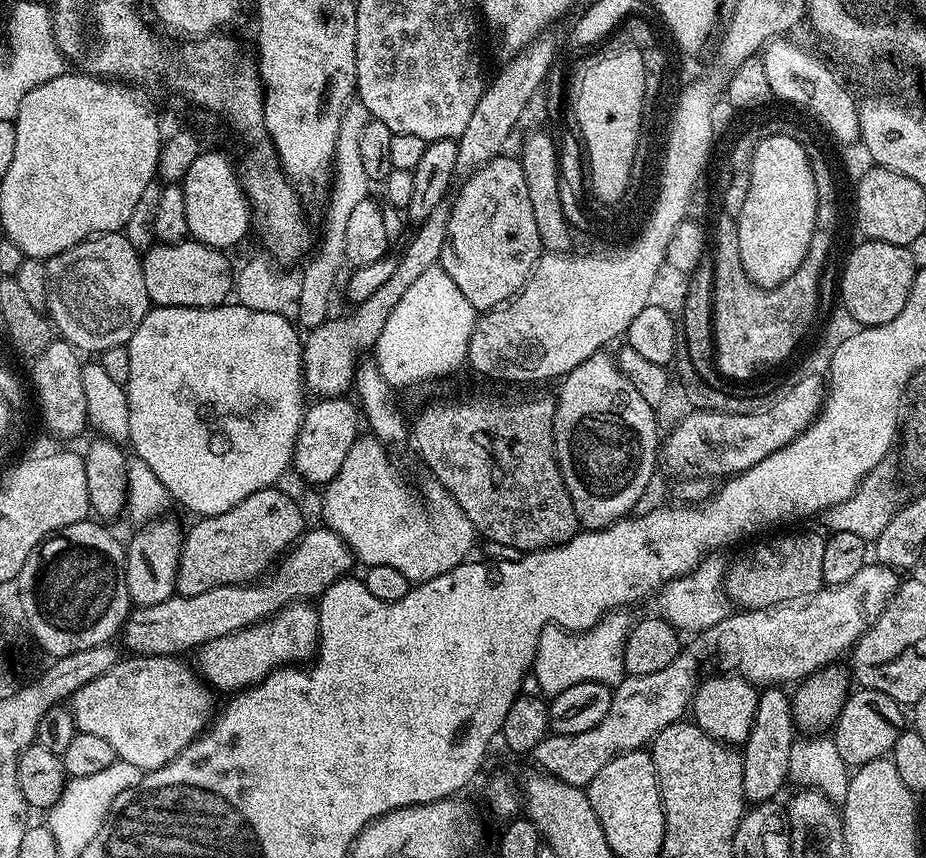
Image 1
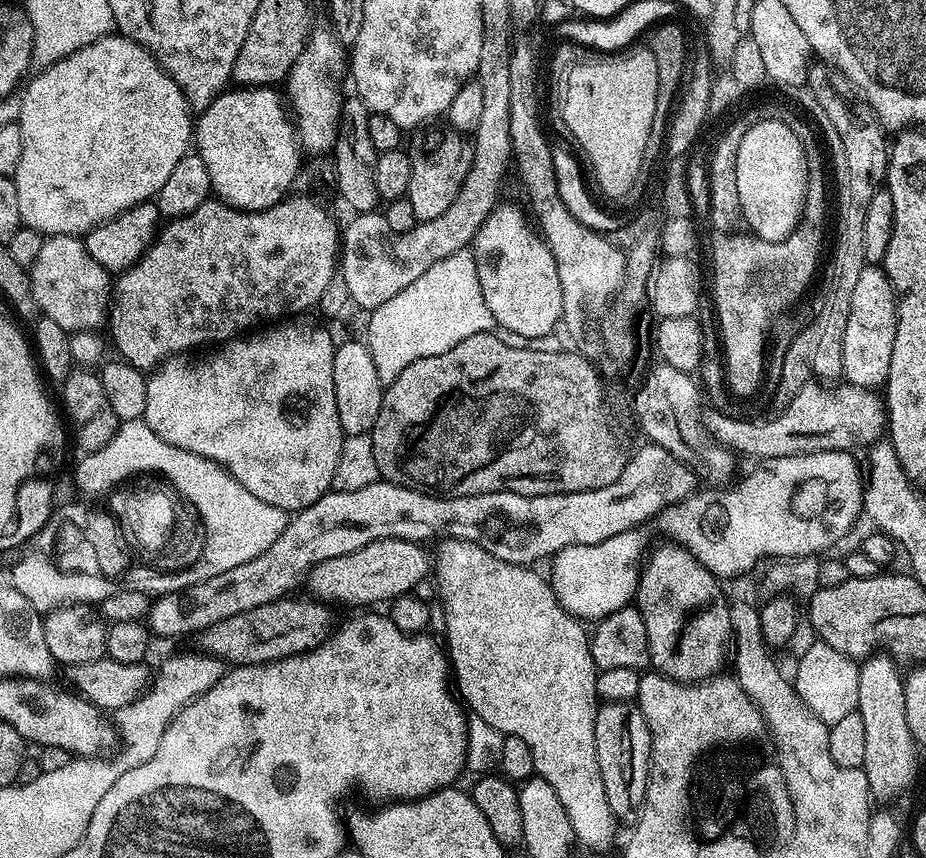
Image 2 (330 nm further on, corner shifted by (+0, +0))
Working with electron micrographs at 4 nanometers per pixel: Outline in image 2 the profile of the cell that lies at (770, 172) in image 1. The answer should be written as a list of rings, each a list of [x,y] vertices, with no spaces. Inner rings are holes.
[[[780,118],[762,120],[752,126],[738,146],[736,181],[738,202],[742,202],[740,214],[743,223],[762,239],[768,239],[770,242],[785,240],[796,229],[796,223],[804,213],[804,199],[808,189],[808,167],[797,129],[784,124]]]

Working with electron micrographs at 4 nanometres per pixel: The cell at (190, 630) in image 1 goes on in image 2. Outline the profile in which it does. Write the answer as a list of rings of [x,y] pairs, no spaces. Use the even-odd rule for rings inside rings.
[[[386,538],[375,540],[350,554],[338,554],[338,558],[326,558],[326,562],[318,562],[306,577],[307,587],[312,587],[311,595],[317,600],[336,604],[368,604],[364,606],[380,606],[385,602],[391,602],[397,596],[406,596],[413,591],[423,580],[430,576],[430,556],[423,543],[415,540],[399,540],[398,538]]]

